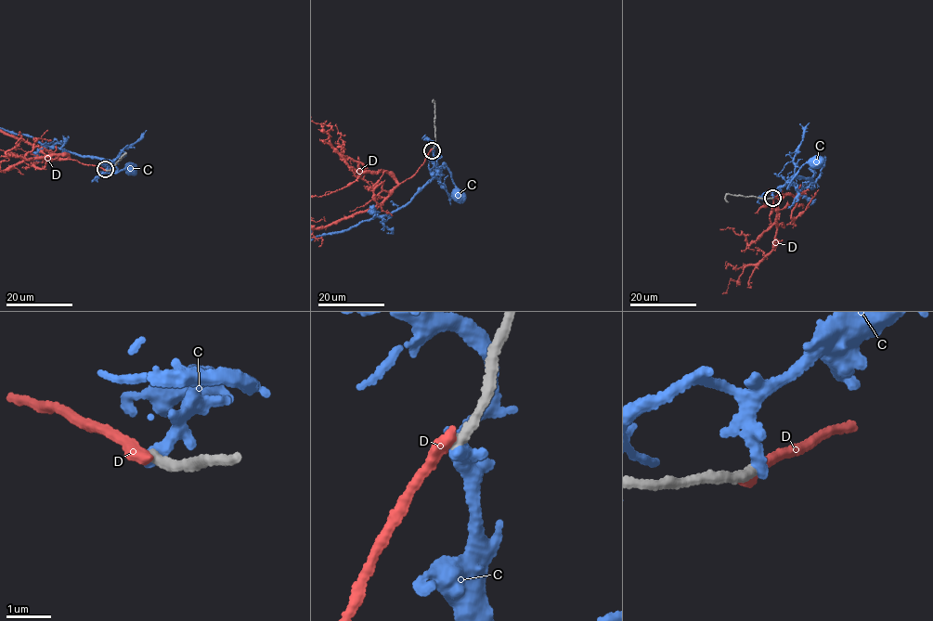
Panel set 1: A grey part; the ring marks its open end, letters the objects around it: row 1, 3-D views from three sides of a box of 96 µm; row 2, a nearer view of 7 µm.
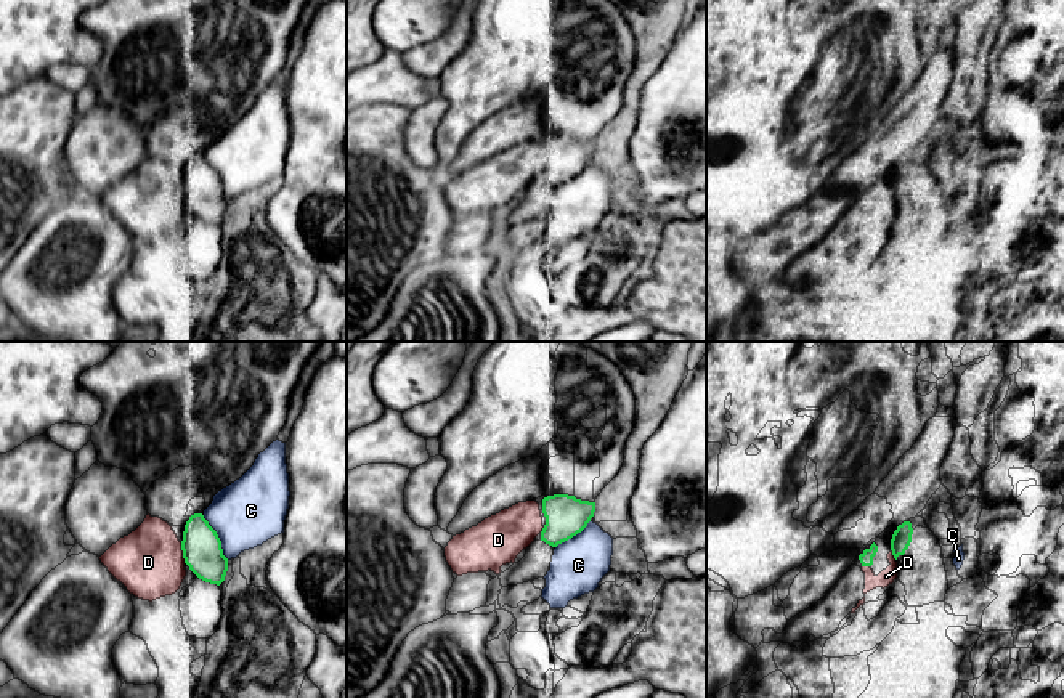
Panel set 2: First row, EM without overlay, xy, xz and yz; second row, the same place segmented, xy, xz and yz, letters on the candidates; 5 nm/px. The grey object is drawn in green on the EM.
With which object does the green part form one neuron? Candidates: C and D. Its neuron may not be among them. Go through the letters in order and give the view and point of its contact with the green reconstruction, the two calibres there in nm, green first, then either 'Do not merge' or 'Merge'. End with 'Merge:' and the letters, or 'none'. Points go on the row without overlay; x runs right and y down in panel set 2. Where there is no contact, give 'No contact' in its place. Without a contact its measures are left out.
C: Touches green at xy (219, 178). Thickness 200 nm (green) against 340 nm. Do not merge
D: Touches green at xy (183, 193). Thickness 200 nm (green) against 340 nm. Do not merge
Merge: none

